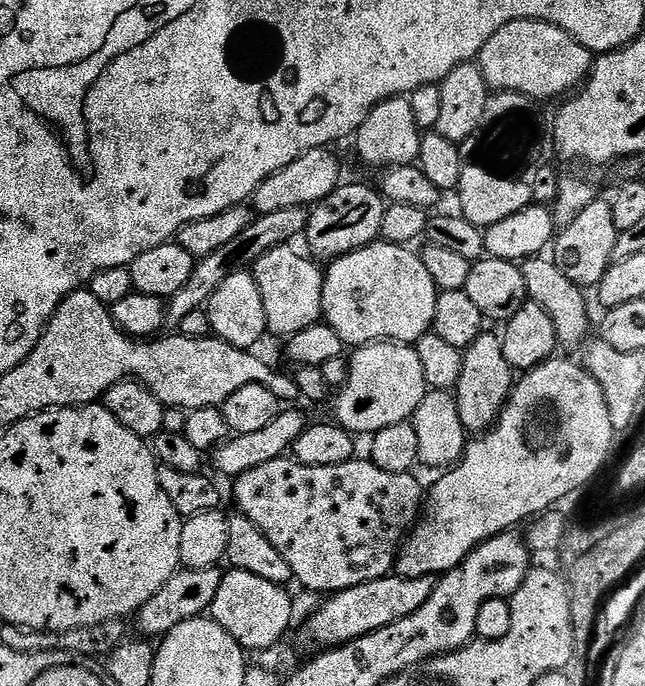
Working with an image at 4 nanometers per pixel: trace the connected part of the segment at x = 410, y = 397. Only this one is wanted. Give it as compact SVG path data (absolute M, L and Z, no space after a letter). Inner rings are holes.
M373 342L353 352L356 353L348 364L348 377L336 396L335 423L353 434L375 434L386 430L386 426L411 421L422 398L430 391L415 347L399 342Z

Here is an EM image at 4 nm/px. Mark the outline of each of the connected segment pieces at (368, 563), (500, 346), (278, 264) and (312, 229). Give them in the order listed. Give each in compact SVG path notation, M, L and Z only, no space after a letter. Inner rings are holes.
M287 455L279 456L274 462L265 462L262 466L254 466L254 470L248 470L246 474L235 477L236 504L239 515L245 516L269 539L271 546L278 550L278 554L286 560L292 571L295 583L300 583L301 589L312 594L335 594L342 590L350 590L354 586L362 586L366 582L374 582L378 578L389 575L395 569L396 558L400 554L401 547L406 537L411 533L418 517L422 512L422 501L426 492L415 480L412 472L402 474L390 474L386 470L378 470L378 466L372 463L371 459L353 458L339 464L338 466L306 466Z
M491 330L481 332L469 348L463 349L463 354L462 378L458 378L454 389L458 418L462 418L465 433L483 434L496 425L508 404L508 396L514 387L514 370L510 362L506 362L503 339Z
M283 246L270 249L250 269L252 277L258 282L258 290L262 290L262 307L266 309L268 332L283 338L291 338L321 323L324 315L324 272L321 265L303 251L295 252L292 248Z
M341 183L328 197L311 209L308 217L306 239L307 251L317 261L331 262L360 248L377 243L382 230L382 218L386 201L375 187L367 188L364 184Z

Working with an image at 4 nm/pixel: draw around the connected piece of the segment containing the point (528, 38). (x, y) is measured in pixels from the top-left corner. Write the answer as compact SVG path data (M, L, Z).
M515 20L492 35L481 50L478 63L489 89L521 92L529 101L536 102L555 96L564 98L579 89L592 70L594 56L566 30L545 20Z

